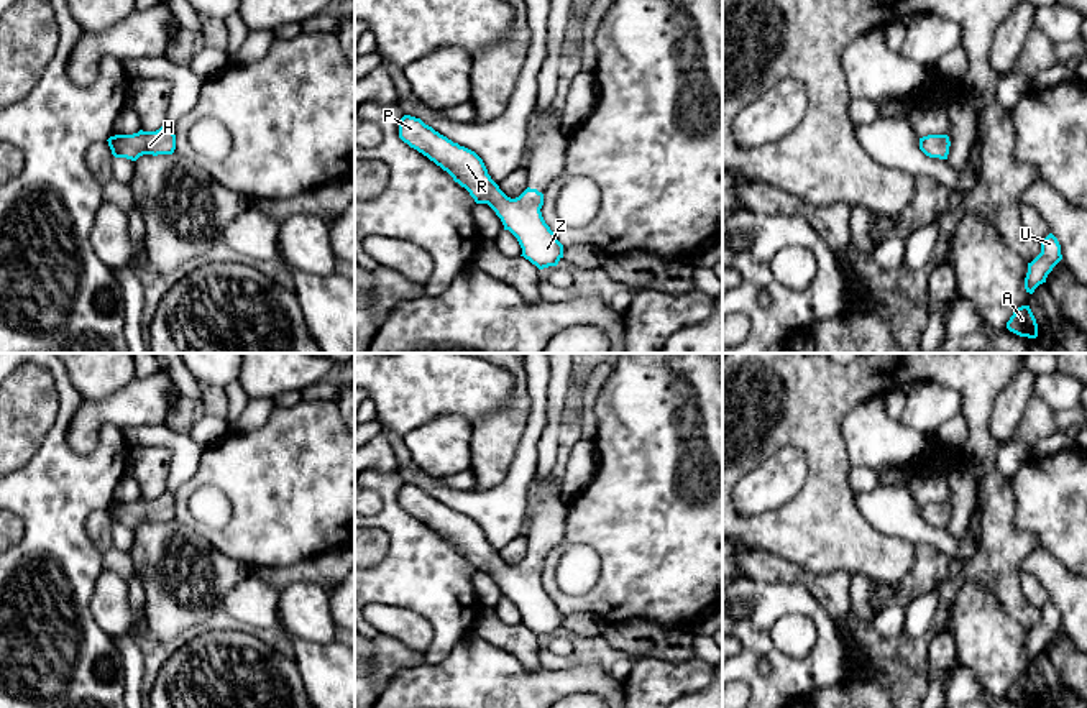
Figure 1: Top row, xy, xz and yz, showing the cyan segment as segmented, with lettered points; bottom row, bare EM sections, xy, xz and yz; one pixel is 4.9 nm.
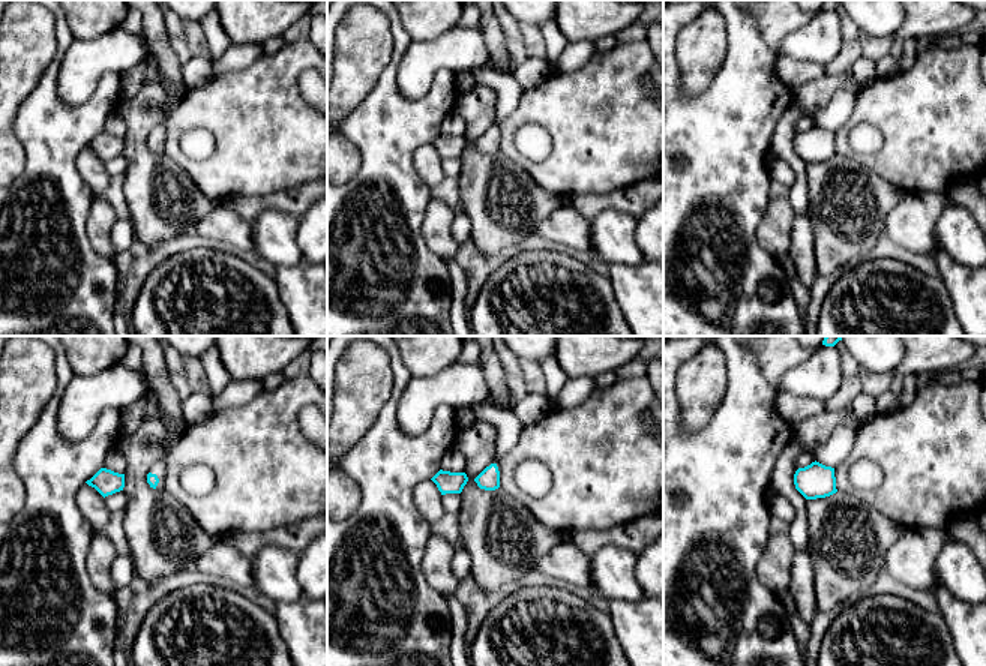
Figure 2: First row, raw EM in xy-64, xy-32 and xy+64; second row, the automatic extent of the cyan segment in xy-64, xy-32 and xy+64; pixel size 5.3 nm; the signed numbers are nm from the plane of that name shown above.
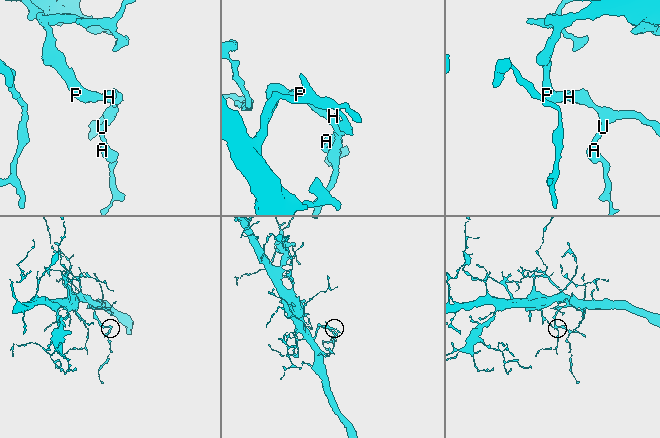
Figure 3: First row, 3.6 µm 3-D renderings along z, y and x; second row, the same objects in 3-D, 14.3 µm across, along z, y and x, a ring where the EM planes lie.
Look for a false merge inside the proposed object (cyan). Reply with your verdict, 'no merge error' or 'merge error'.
no merge error

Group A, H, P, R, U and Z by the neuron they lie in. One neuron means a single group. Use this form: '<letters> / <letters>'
A H P R U Z

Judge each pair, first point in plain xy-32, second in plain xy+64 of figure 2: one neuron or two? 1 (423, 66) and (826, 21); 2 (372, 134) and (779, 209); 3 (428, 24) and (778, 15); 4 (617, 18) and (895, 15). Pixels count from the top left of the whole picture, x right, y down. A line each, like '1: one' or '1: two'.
1: one
2: two
3: one
4: two

